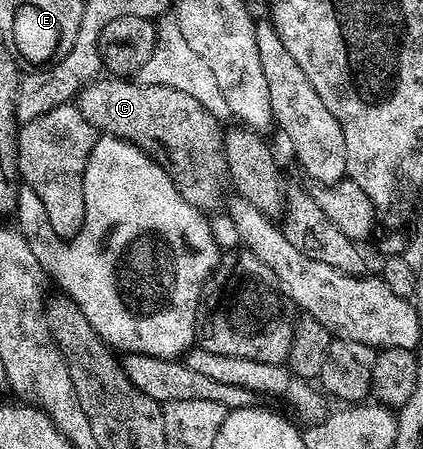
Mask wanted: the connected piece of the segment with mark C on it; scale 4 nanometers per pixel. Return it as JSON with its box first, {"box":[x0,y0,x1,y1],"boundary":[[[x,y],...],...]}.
{"box":[78,77,225,204],"boundary":[[[97,77],[78,94],[80,112],[97,132],[126,139],[141,149],[168,155],[166,170],[182,197],[199,204],[200,191],[216,183],[216,175],[224,175],[225,126],[211,111],[179,89],[162,84],[141,83],[128,77]]]}

